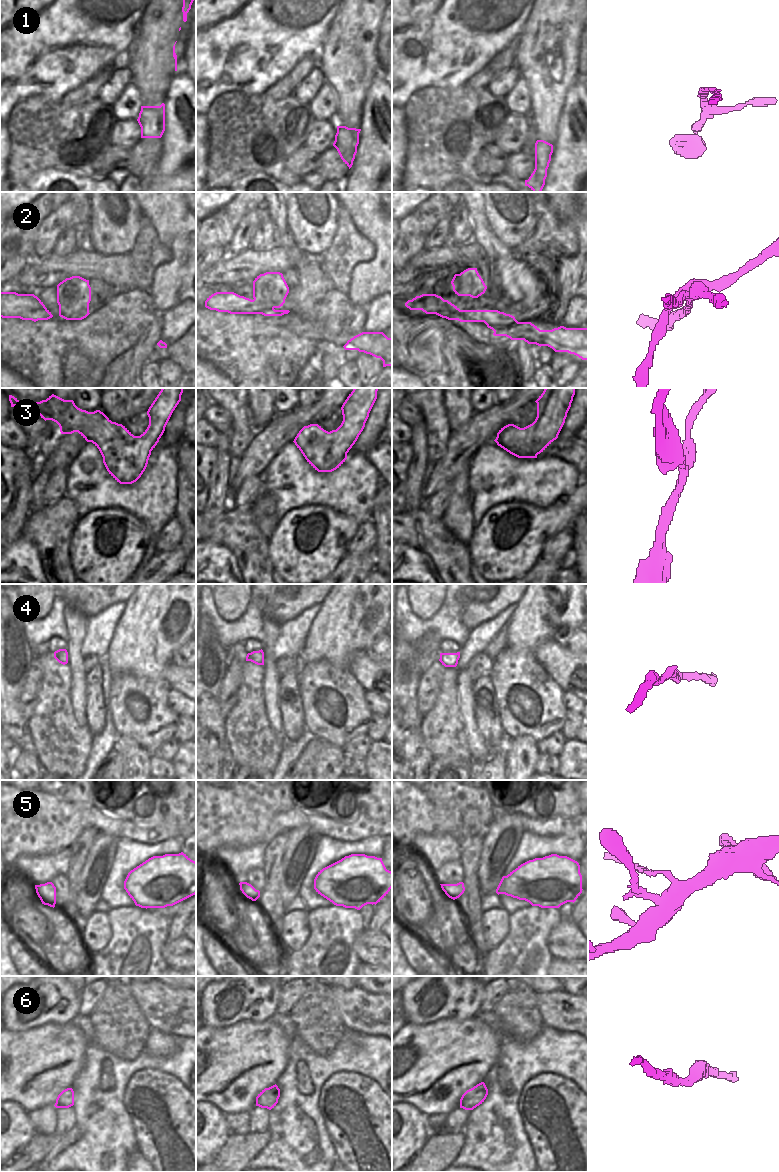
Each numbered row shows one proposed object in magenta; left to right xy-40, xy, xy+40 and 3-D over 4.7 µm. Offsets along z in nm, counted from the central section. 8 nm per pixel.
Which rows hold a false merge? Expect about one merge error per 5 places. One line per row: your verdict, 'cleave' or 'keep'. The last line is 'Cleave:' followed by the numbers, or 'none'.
1: keep
2: cleave
3: keep
4: keep
5: cleave
6: keep
Cleave: 2, 5

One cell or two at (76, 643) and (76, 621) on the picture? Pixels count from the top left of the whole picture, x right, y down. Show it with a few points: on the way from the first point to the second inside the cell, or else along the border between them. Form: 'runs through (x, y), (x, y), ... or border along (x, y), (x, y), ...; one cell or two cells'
runs through (76, 638), (76, 626); one cell

